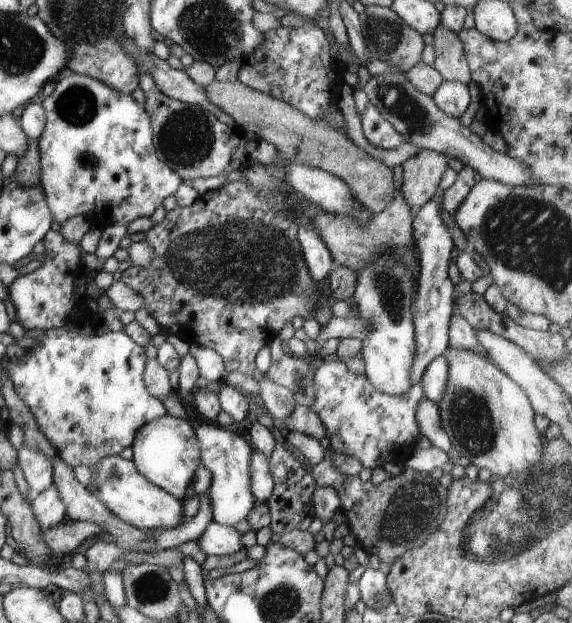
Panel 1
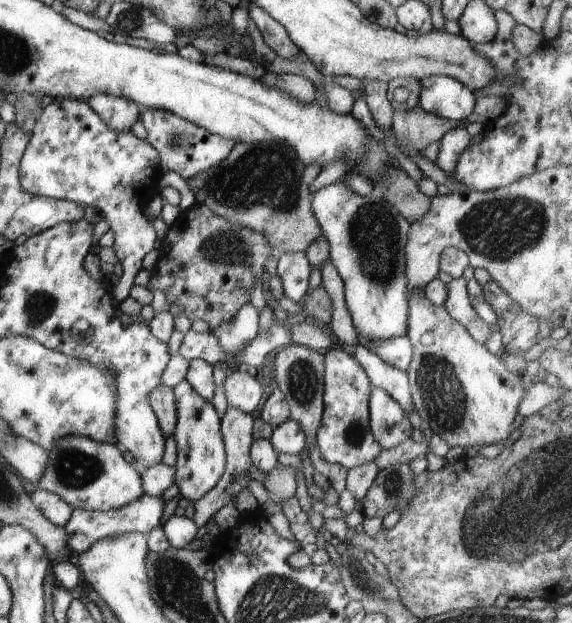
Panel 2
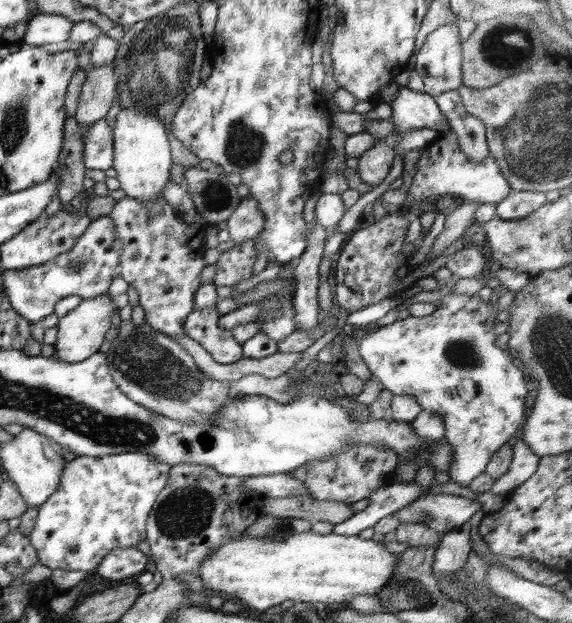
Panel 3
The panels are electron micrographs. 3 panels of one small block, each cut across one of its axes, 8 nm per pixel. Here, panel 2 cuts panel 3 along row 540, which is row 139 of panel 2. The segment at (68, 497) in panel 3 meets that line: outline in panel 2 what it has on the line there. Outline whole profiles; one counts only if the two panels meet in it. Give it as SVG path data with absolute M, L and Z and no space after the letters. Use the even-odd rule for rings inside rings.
M55 99L51 104L43 108L41 115L37 115L34 128L31 130L30 140L28 141L27 147L25 148L24 154L19 162L19 177L21 187L32 196L46 197L63 201L74 201L80 203L84 207L88 205L95 206L103 212L103 218L107 220L108 224L110 222L110 229L112 229L115 234L115 241L112 247L115 255L117 256L117 260L120 261L123 268L122 278L119 278L118 284L114 285L113 288L113 295L118 304L130 296L131 288L134 286L134 278L138 272L140 272L140 269L143 268L141 262L144 256L146 256L146 254L148 254L148 252L150 252L152 249L157 248L159 245L159 240L156 237L154 227L149 219L144 215L144 210L146 209L145 207L148 201L160 192L158 186L162 173L160 171L159 164L160 160L157 150L146 140L137 138L132 132L118 132L108 128L107 125L101 120L100 116L98 116L98 114L96 114L92 108L90 108L88 102L72 99Z

